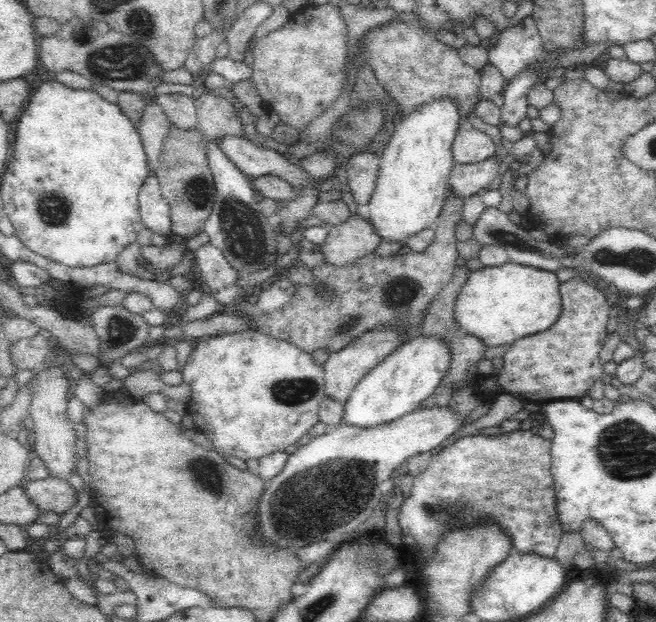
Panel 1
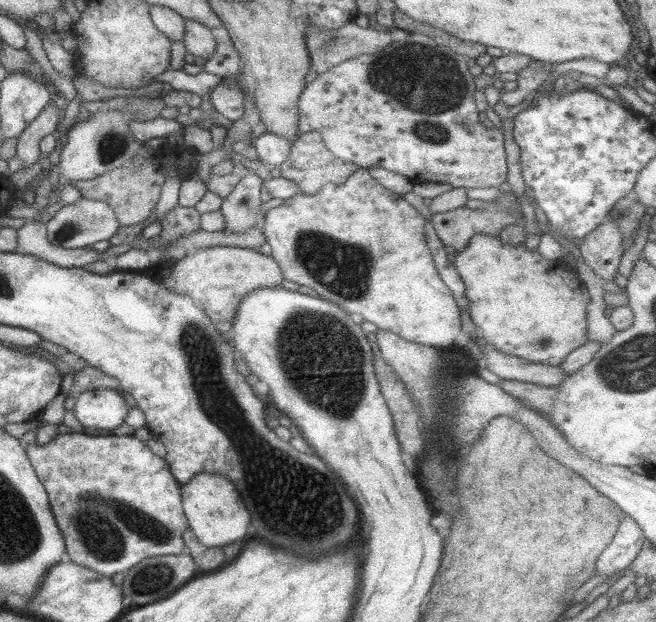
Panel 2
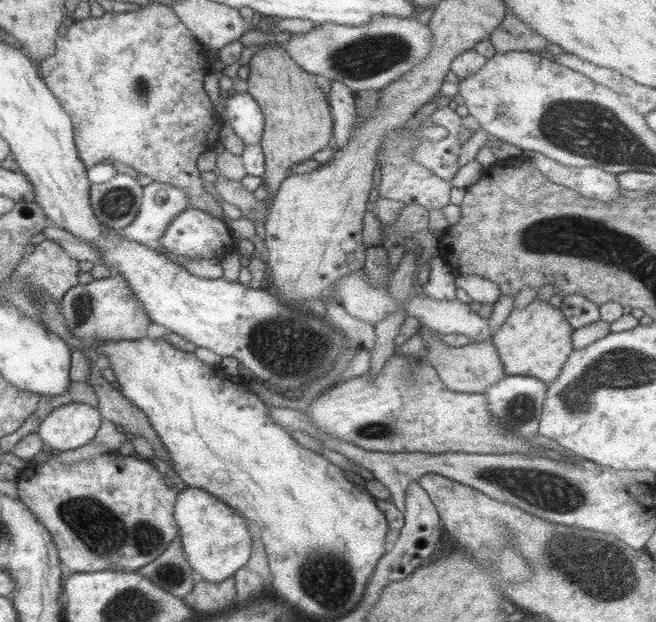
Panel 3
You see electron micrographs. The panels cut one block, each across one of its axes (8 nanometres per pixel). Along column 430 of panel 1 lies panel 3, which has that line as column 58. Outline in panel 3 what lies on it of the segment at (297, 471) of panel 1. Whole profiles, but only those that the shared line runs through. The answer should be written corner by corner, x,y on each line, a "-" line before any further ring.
63,404
55,408
39,426
41,442
51,450
71,452
87,446
101,428
101,414
89,404

